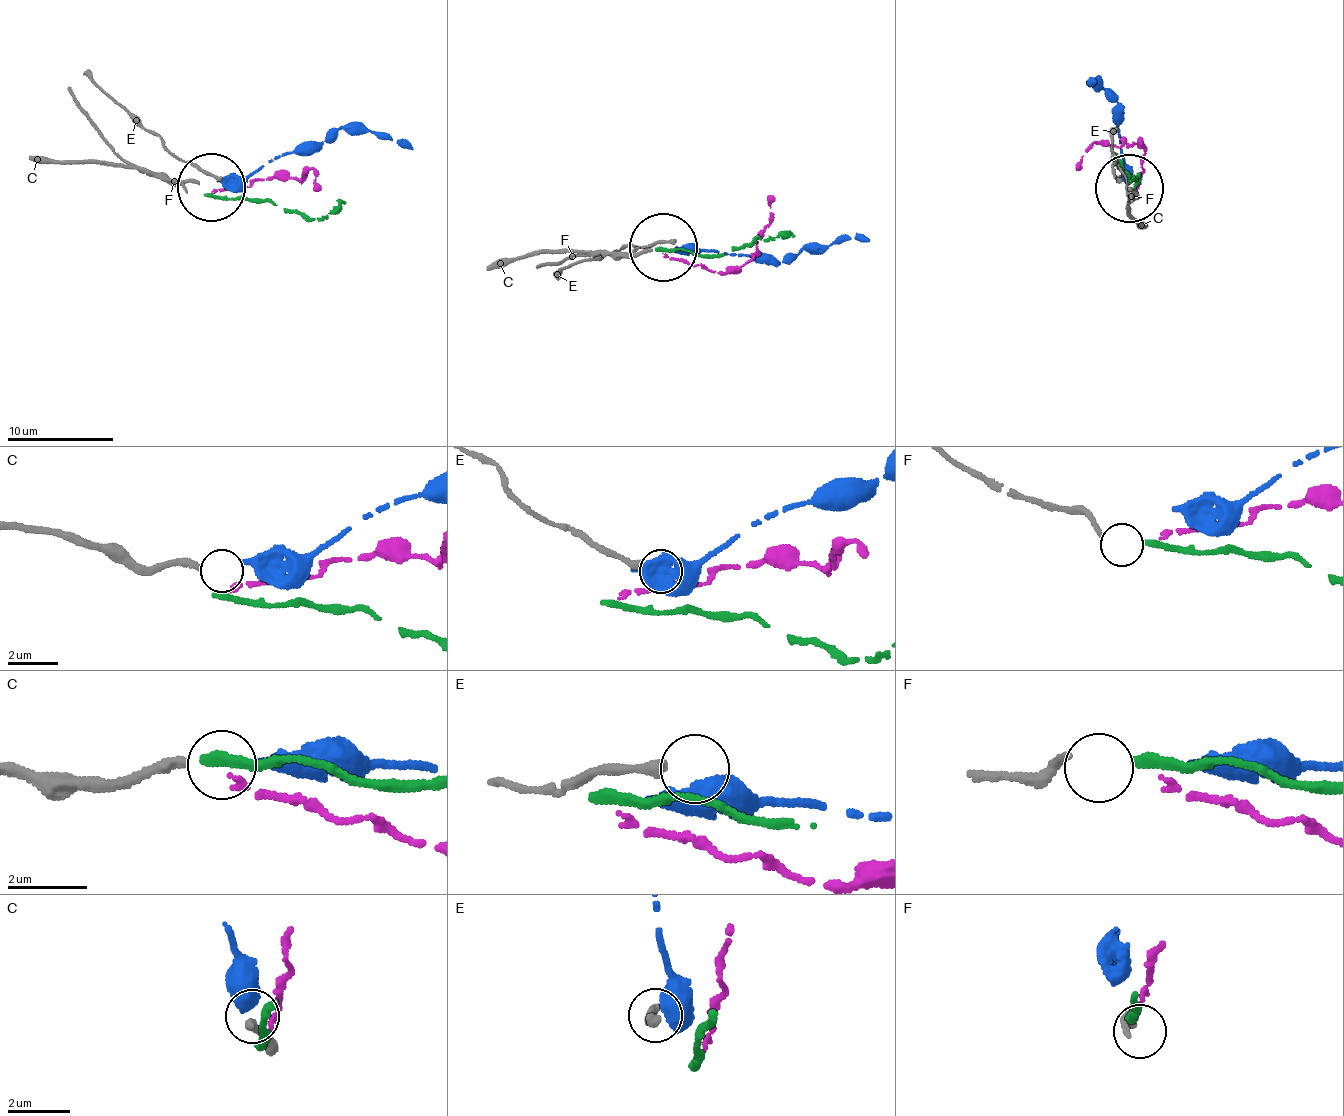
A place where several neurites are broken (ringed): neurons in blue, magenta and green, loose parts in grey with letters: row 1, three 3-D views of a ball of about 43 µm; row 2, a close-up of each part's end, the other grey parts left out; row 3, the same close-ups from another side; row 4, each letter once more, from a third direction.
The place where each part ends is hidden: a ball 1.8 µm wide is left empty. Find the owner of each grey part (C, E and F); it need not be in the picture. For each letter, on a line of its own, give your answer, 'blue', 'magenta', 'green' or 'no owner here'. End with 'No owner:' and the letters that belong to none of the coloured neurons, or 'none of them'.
C: blue
E: no owner here
F: green
No owner: E

